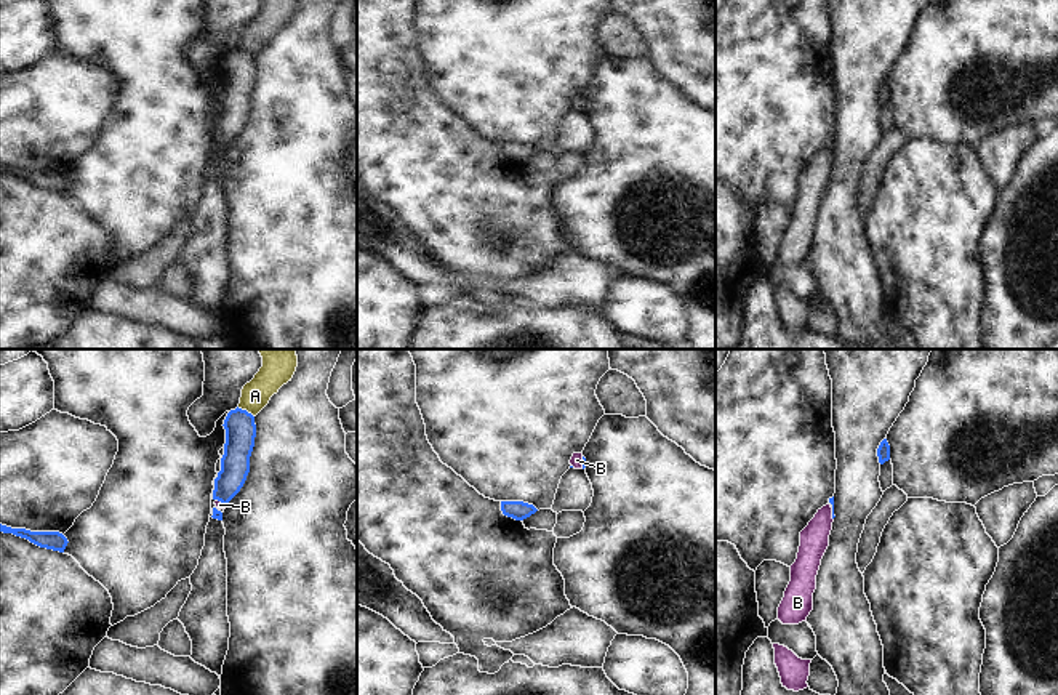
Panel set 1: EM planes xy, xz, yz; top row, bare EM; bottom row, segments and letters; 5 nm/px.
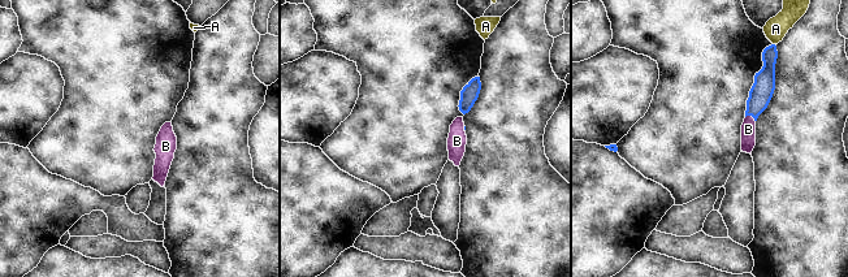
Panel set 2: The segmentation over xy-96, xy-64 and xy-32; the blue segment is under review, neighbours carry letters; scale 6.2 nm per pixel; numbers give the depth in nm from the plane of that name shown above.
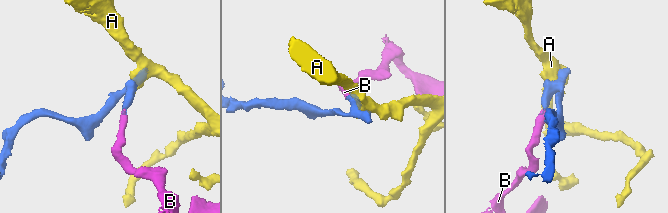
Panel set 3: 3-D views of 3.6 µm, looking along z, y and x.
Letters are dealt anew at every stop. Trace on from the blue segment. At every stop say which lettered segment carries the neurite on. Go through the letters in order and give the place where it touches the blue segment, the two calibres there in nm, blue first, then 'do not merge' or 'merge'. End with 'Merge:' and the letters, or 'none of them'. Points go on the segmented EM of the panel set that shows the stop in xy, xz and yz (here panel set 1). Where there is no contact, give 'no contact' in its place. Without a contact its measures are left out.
A: meets blue in xy at (245, 410); 160 nm thick on the blue side, 150 nm on the other; do not merge
B: meets blue in xz at (583, 463); 20 nm thick on the blue side, 60 nm on the other; merge
Merge: B

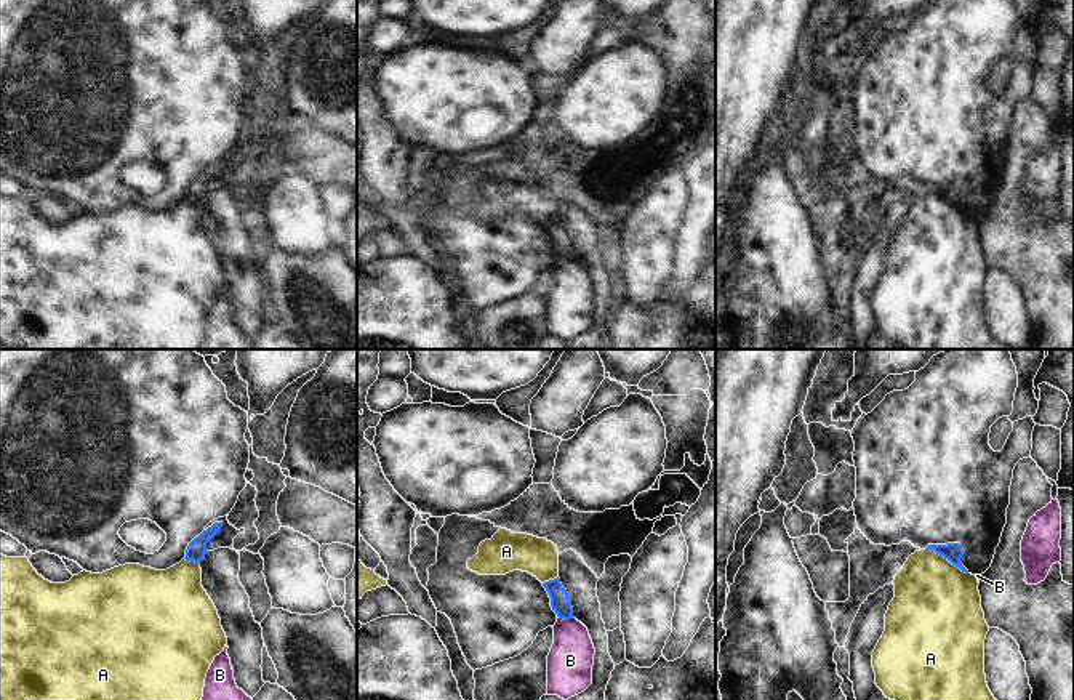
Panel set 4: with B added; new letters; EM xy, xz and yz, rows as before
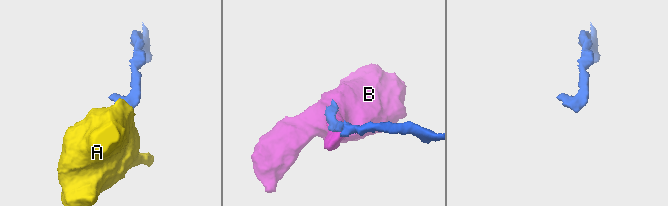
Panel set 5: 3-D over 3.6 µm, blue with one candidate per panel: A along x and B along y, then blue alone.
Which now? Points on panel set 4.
A: meets blue in yz at (946, 558); 100 nm thick on the blue side, 440 nm on the other; do not merge
B: meets blue in xz at (565, 619); 110 nm thick on the blue side, 220 nm on the other; do not merge
Merge: none of them

